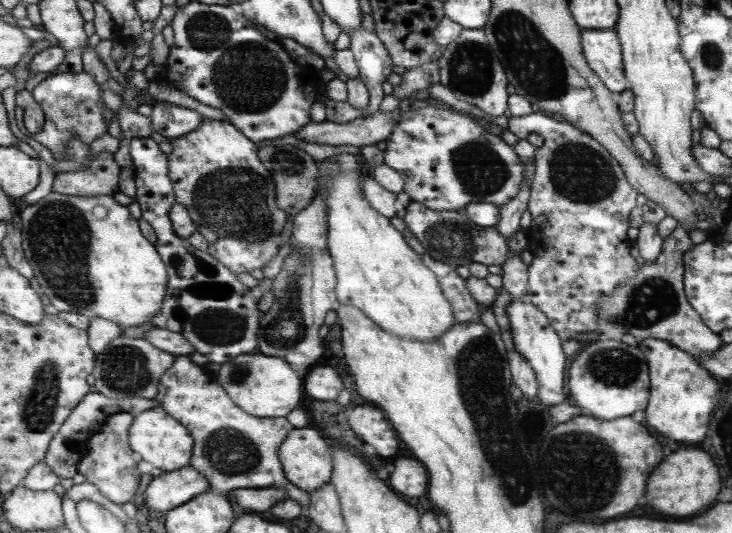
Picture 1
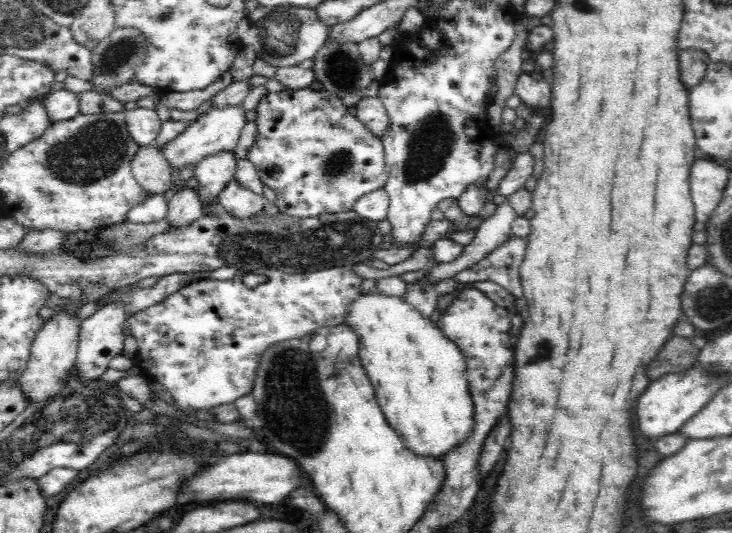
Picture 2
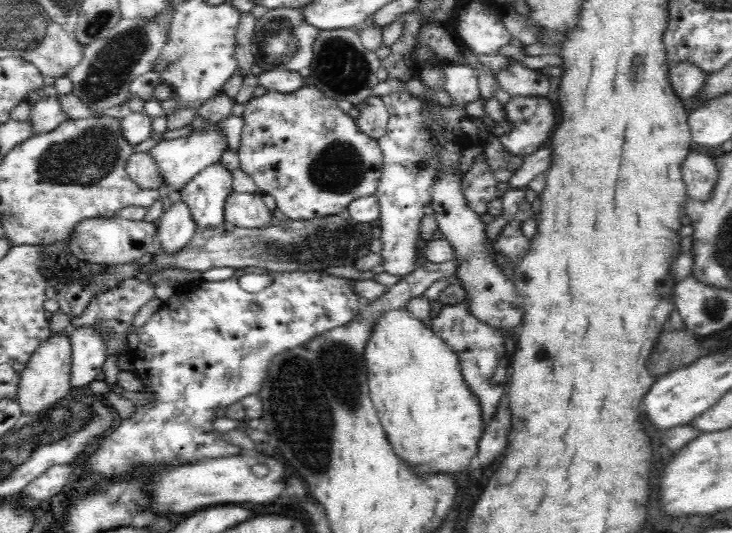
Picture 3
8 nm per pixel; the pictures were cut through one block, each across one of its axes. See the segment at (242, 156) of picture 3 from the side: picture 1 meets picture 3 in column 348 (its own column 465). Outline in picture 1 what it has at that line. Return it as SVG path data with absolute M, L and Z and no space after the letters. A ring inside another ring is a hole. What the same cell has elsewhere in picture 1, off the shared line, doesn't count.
M426 105L419 109L412 111L400 112L397 125L393 127L391 135L386 139L385 149L383 150L383 163L388 168L391 168L401 174L409 174L403 181L403 190L410 199L410 201L420 203L423 206L428 207L429 210L452 210L457 211L465 204L471 204L471 202L487 202L495 206L504 205L505 202L511 201L517 196L521 188L521 164L519 164L519 158L517 154L503 142L499 140L497 136L491 136L489 132L485 132L485 128L479 126L473 119L461 115L461 111L449 111L445 109L439 109L438 107L431 107Z

